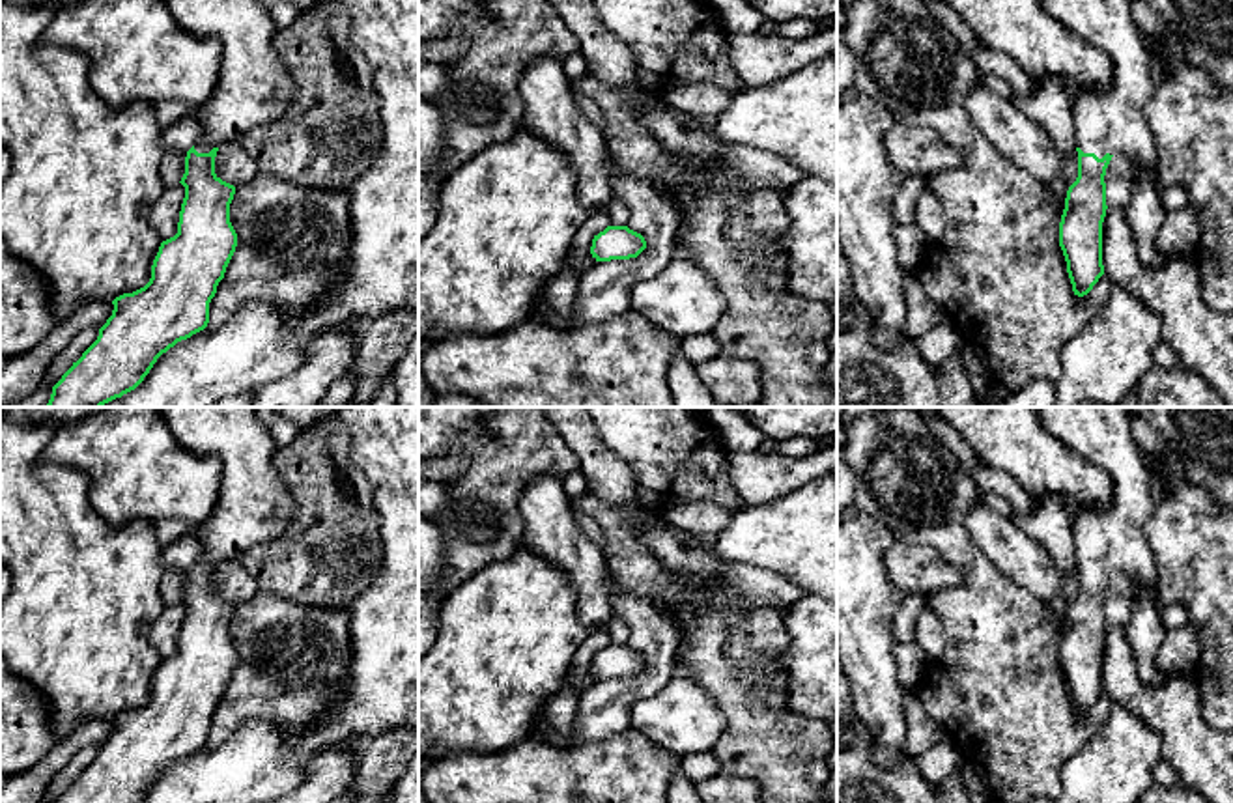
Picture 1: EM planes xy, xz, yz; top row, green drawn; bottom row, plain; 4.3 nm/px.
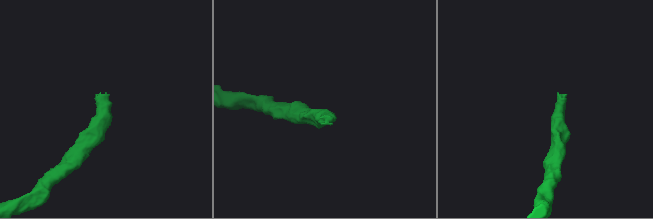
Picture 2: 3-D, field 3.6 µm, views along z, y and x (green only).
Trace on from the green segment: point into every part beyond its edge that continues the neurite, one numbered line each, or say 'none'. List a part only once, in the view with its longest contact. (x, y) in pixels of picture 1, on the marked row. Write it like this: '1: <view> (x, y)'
1: yz (1114, 122)

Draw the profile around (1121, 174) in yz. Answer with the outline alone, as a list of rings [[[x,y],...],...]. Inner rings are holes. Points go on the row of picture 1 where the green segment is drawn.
[[[1113,155],[1104,176],[1106,205],[1125,209],[1132,198],[1132,189],[1138,179],[1138,168],[1125,155]]]

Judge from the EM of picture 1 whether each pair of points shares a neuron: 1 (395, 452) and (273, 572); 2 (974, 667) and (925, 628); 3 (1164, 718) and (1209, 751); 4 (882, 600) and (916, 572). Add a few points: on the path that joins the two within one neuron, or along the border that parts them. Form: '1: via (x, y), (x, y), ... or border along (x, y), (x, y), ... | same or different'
1: border along (350, 439), (350, 456), (370, 486), (378, 523) | different
2: border along (927, 609), (944, 632), (944, 650), (933, 662) | different
3: via (1176, 723), (1198, 746) | same
4: border along (892, 544), (884, 555), (886, 576), (907, 594) | different

